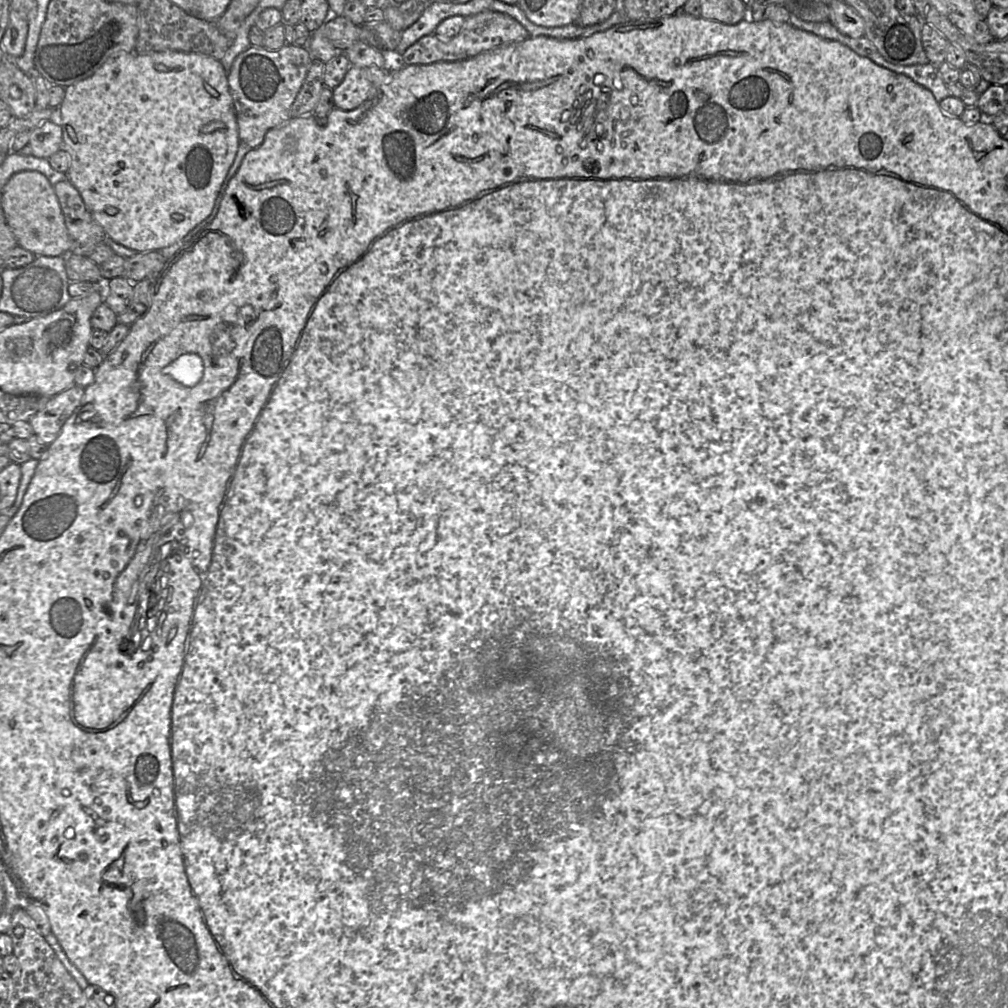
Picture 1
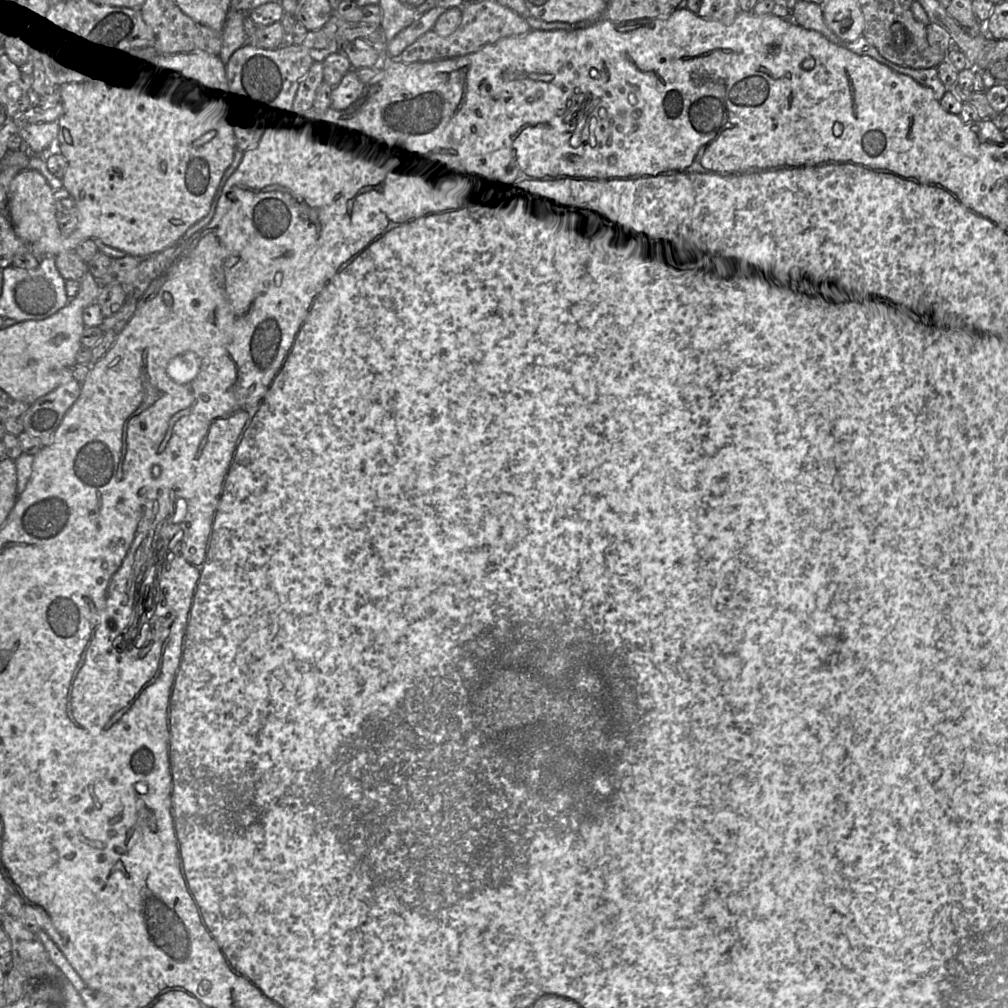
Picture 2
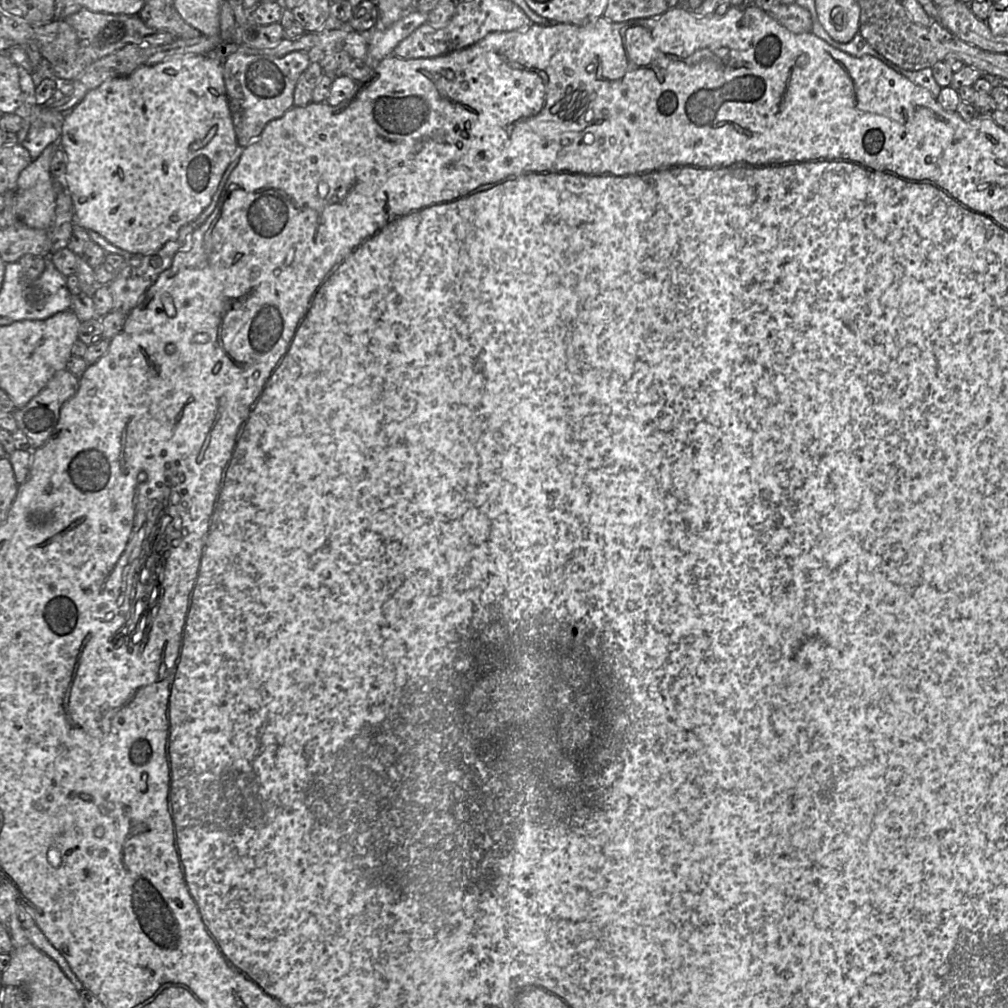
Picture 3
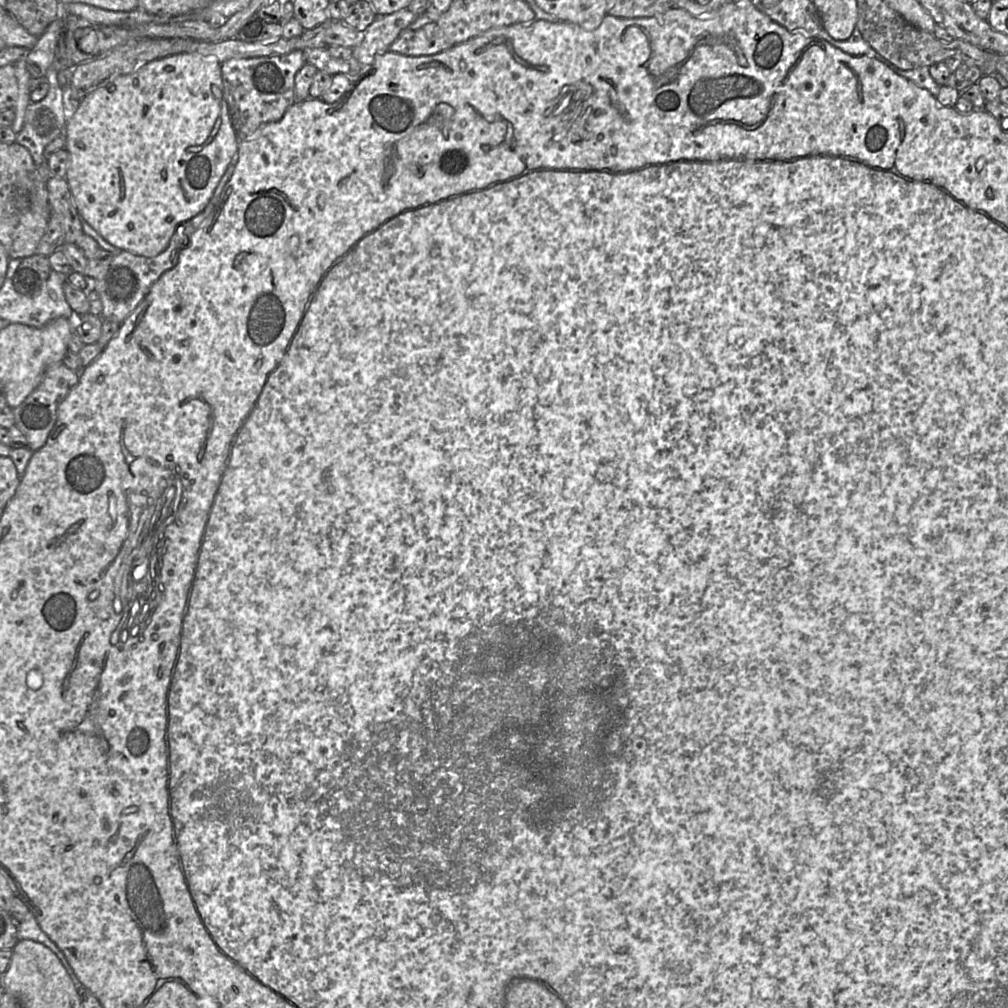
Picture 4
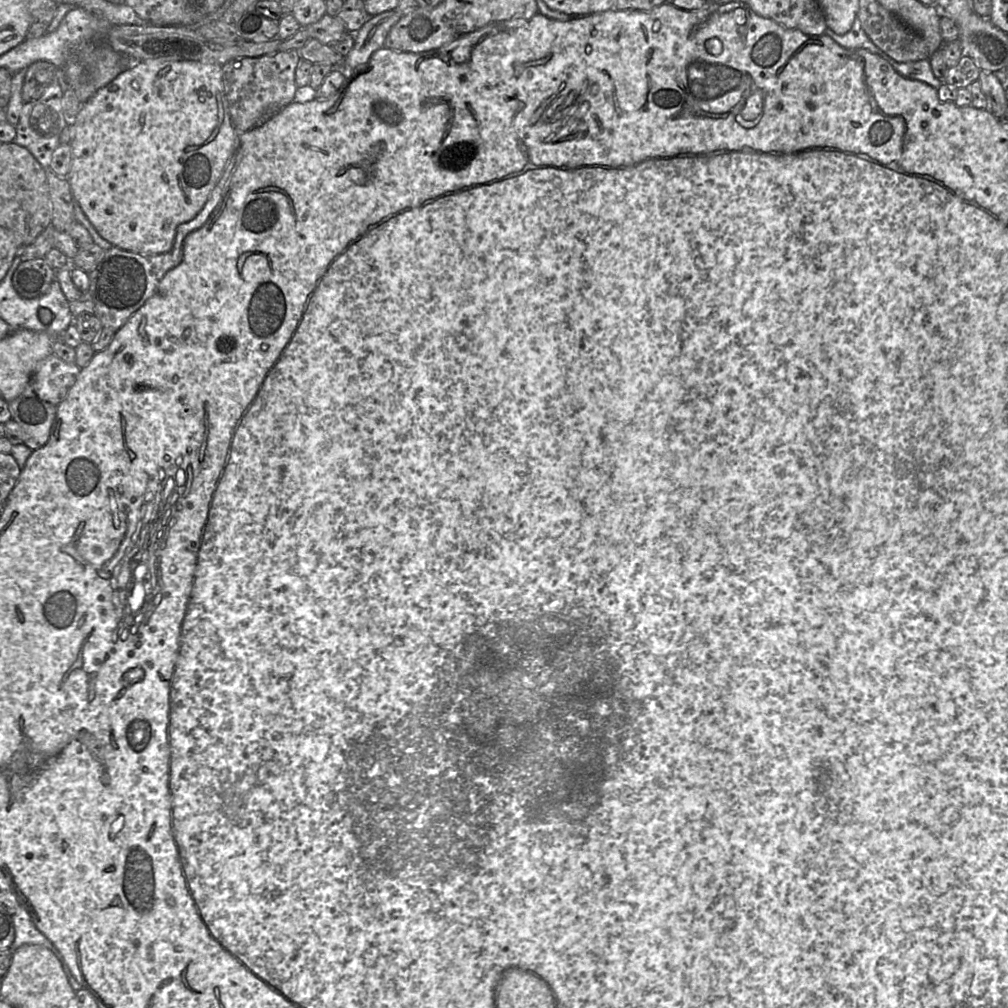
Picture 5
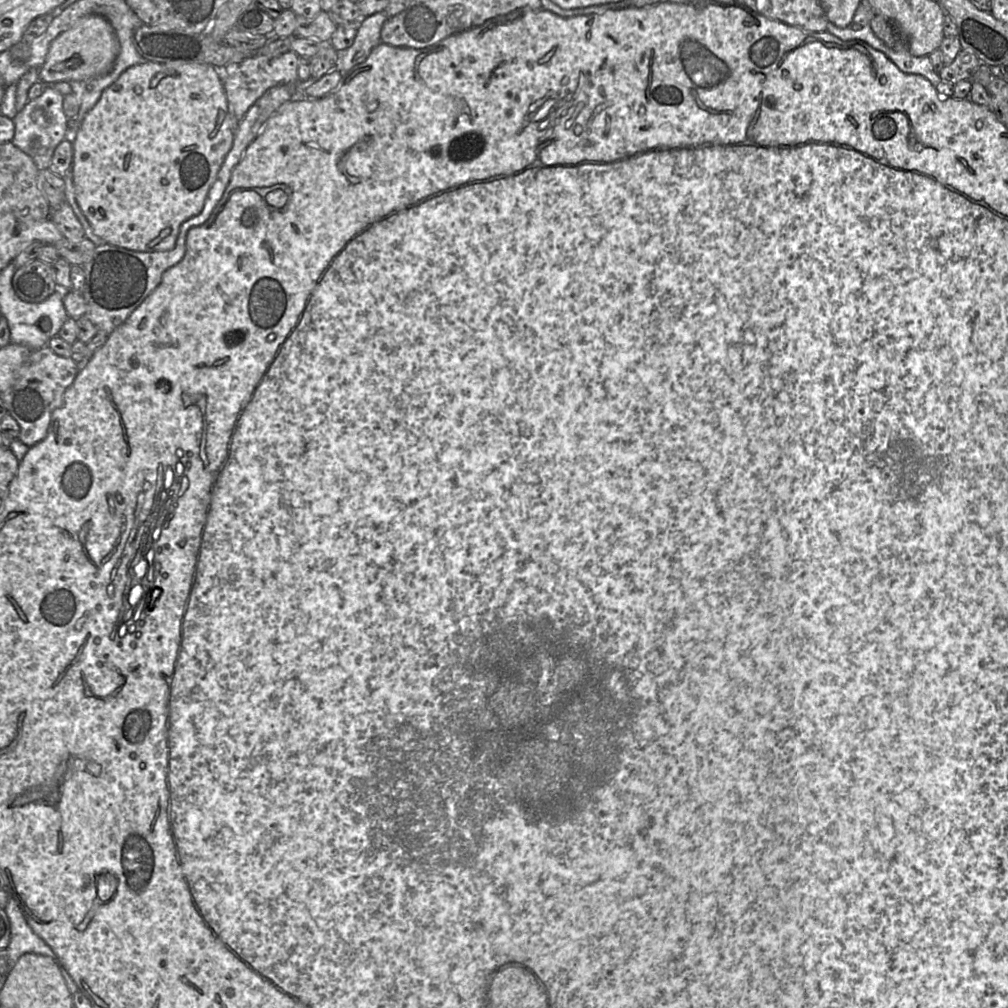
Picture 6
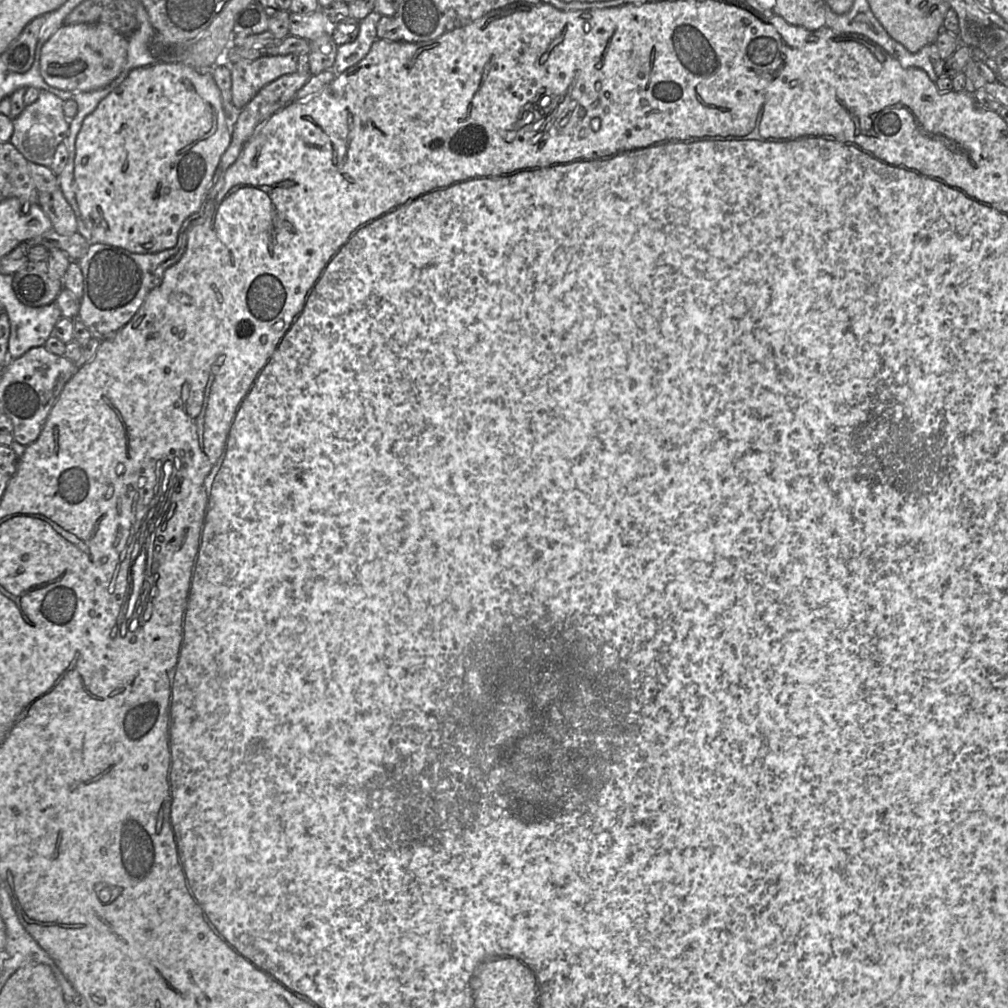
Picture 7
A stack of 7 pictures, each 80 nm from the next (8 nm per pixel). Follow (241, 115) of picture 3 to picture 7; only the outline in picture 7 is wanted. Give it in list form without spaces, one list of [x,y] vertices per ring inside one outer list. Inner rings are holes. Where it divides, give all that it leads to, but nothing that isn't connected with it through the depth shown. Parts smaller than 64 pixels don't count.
[[[276,55],[276,56],[262,56],[252,61],[241,61],[234,64],[228,64],[231,72],[231,94],[232,104],[242,109],[245,107],[256,94],[266,85],[279,77],[297,72],[298,55]]]

